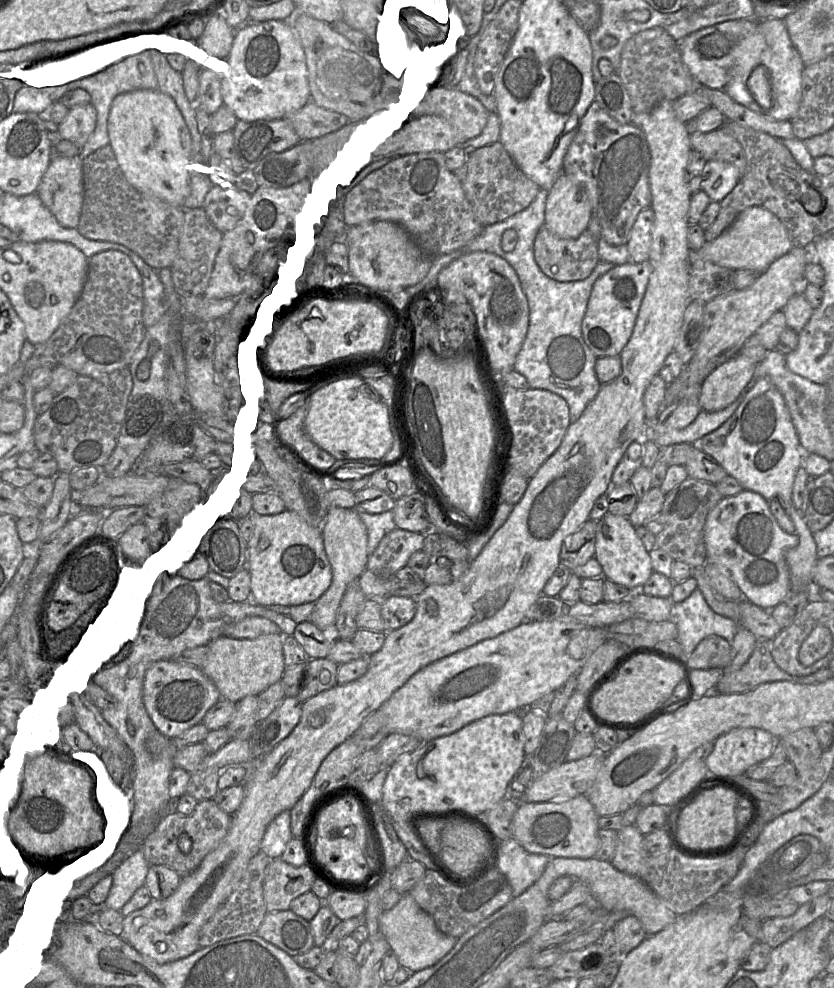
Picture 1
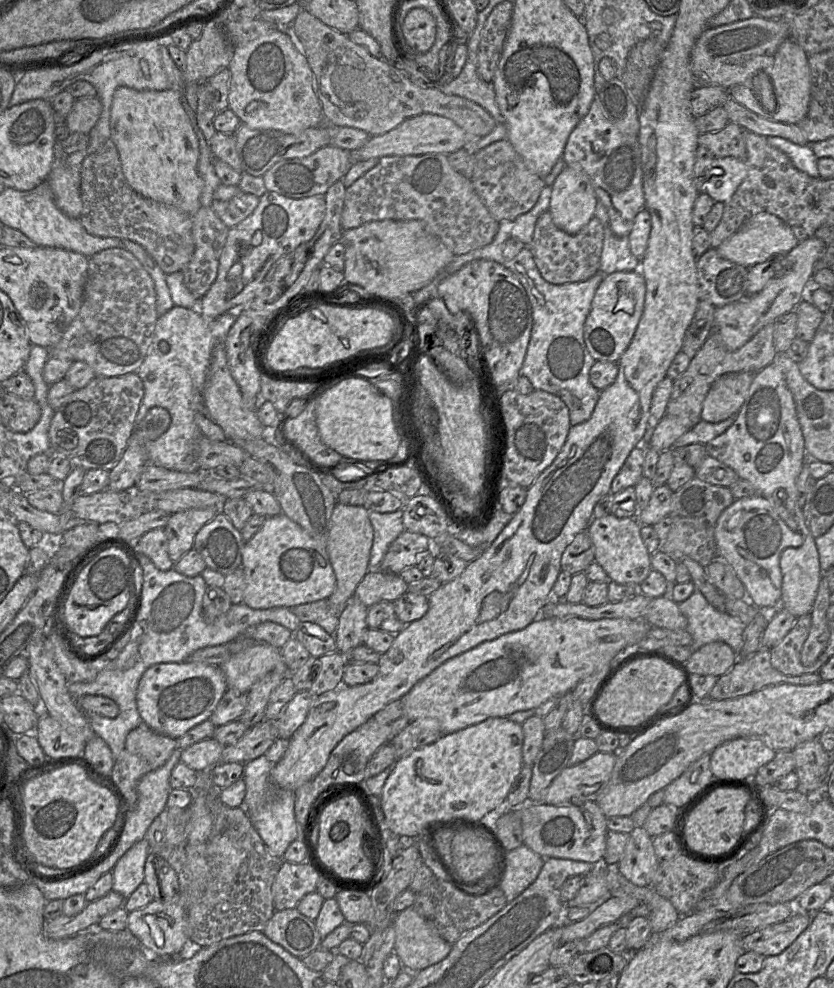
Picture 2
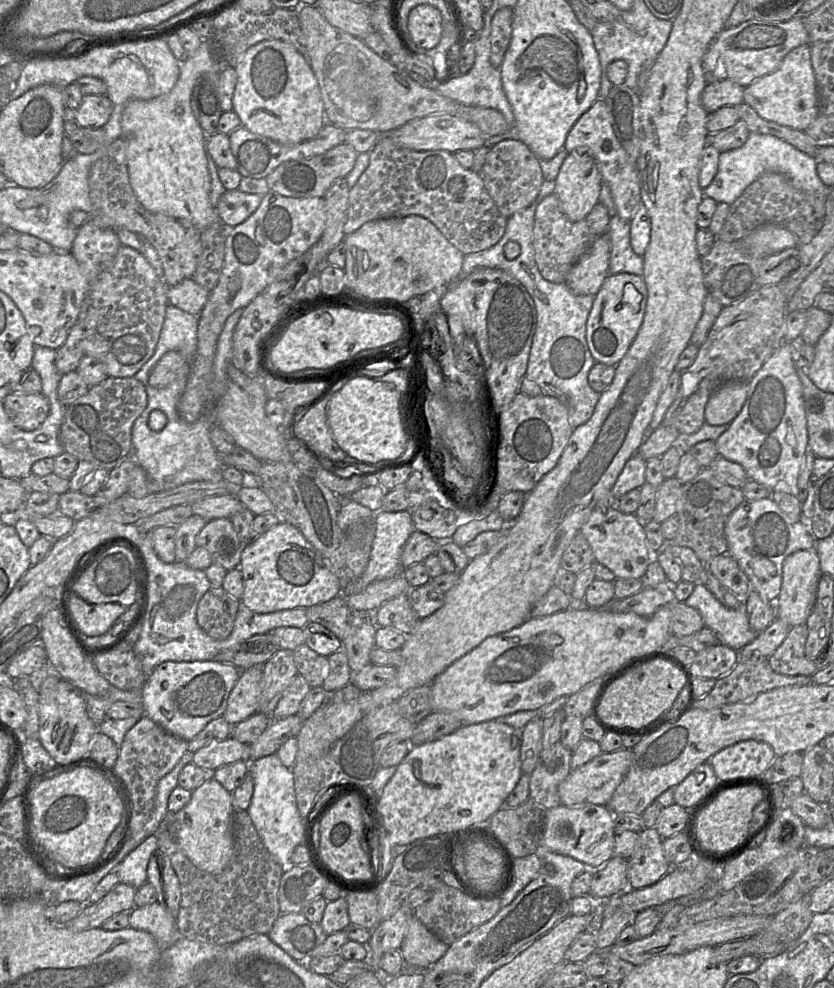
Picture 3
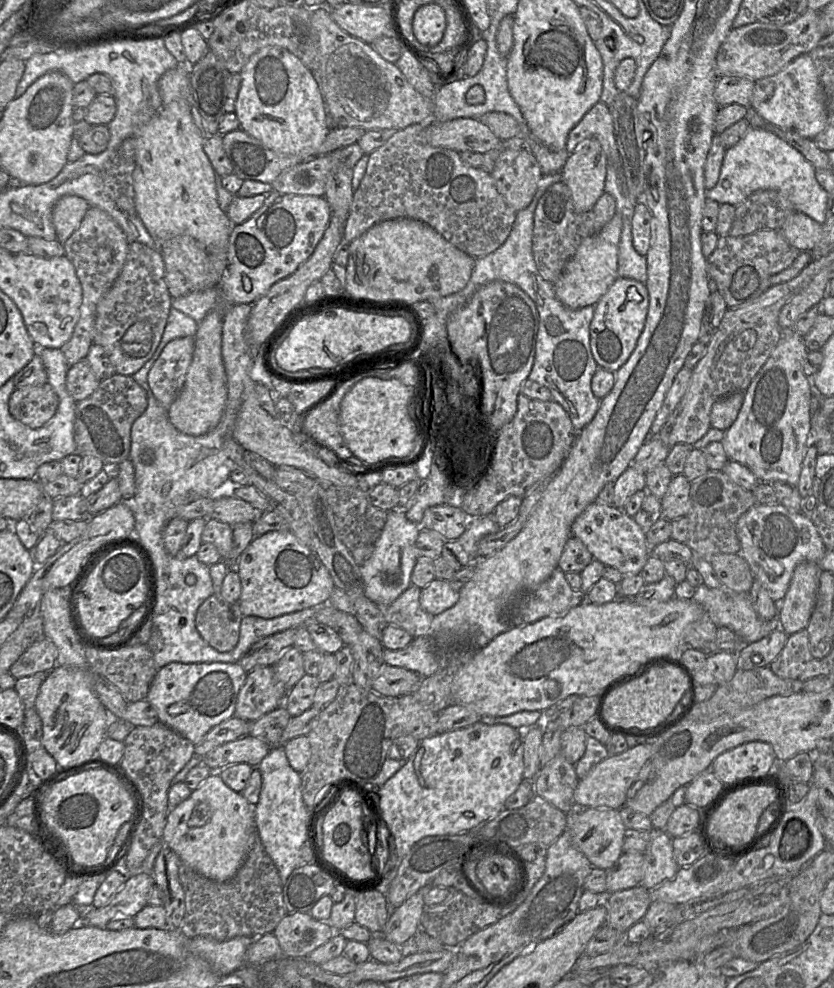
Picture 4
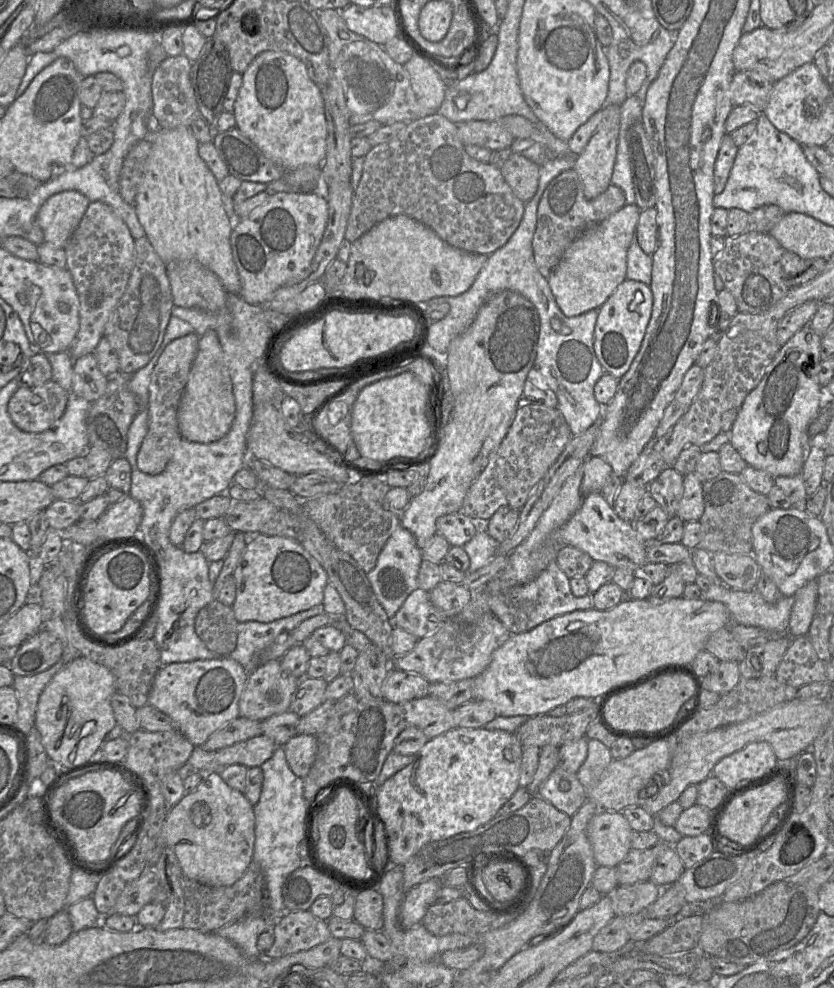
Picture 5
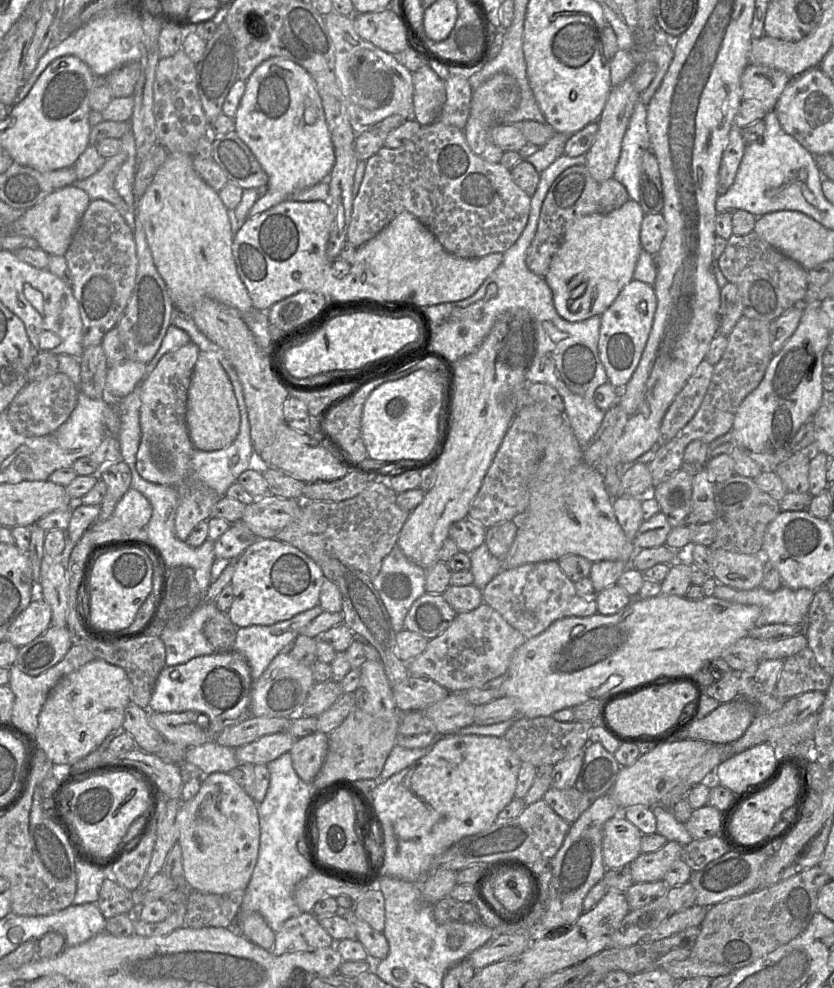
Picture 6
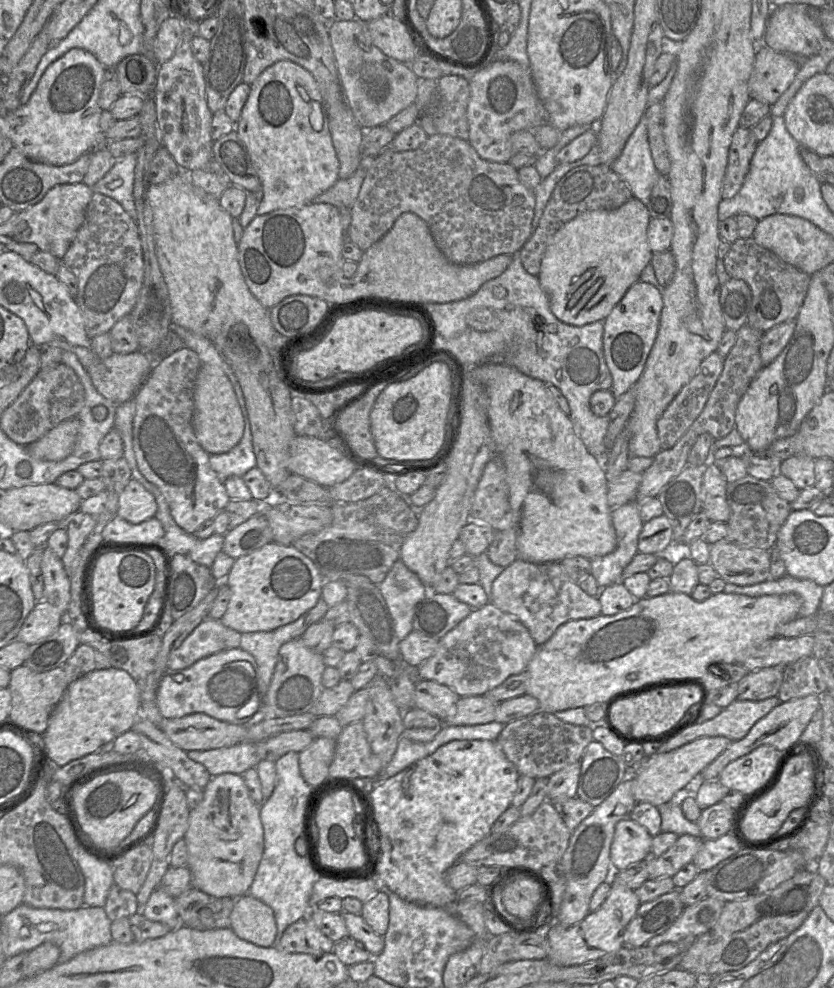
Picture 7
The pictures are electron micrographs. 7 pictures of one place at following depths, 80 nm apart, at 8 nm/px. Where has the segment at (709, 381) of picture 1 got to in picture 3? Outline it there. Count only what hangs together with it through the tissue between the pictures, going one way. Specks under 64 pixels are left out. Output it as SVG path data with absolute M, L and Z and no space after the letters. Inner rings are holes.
M731 381L719 386L705 406L705 422L713 426L729 425L744 405L748 386L747 381Z

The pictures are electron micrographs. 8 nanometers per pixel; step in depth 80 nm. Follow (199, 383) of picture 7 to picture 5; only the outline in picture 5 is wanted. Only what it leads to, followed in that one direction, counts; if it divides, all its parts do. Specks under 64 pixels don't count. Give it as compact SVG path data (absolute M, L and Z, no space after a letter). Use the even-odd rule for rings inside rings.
M209 329L199 336L198 351L178 408L179 431L184 439L191 442L213 443L230 431L235 415L236 403L230 372L218 334Z

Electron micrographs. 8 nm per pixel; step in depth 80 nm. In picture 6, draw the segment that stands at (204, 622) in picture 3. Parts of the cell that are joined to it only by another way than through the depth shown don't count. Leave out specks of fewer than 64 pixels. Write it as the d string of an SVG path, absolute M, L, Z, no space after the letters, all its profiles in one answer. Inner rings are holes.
M220 611L205 622L203 633L215 652L229 652L234 650L237 629L228 614Z

